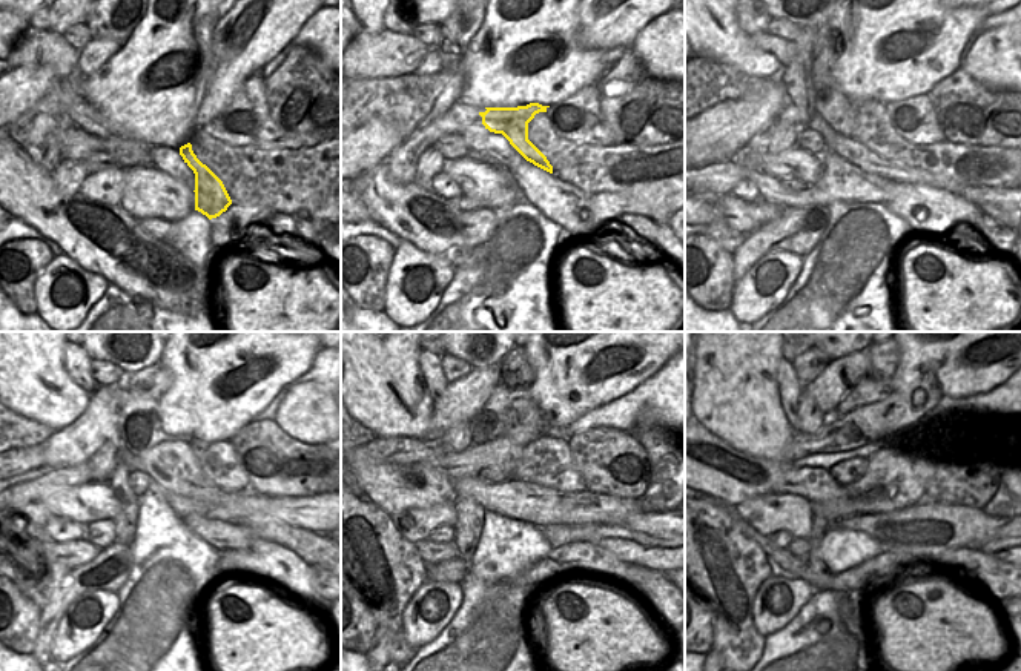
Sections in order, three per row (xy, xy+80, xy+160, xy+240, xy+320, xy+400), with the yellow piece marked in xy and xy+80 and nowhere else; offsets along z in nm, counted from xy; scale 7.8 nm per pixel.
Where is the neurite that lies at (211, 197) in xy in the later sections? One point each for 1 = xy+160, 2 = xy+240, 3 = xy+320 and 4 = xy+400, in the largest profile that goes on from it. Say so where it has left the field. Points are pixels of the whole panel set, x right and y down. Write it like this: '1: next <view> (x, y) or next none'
1: next xy+160 (839, 109)
2: next xy+240 (138, 427)
3: next xy+320 (492, 421)
4: next xy+400 (869, 390)

